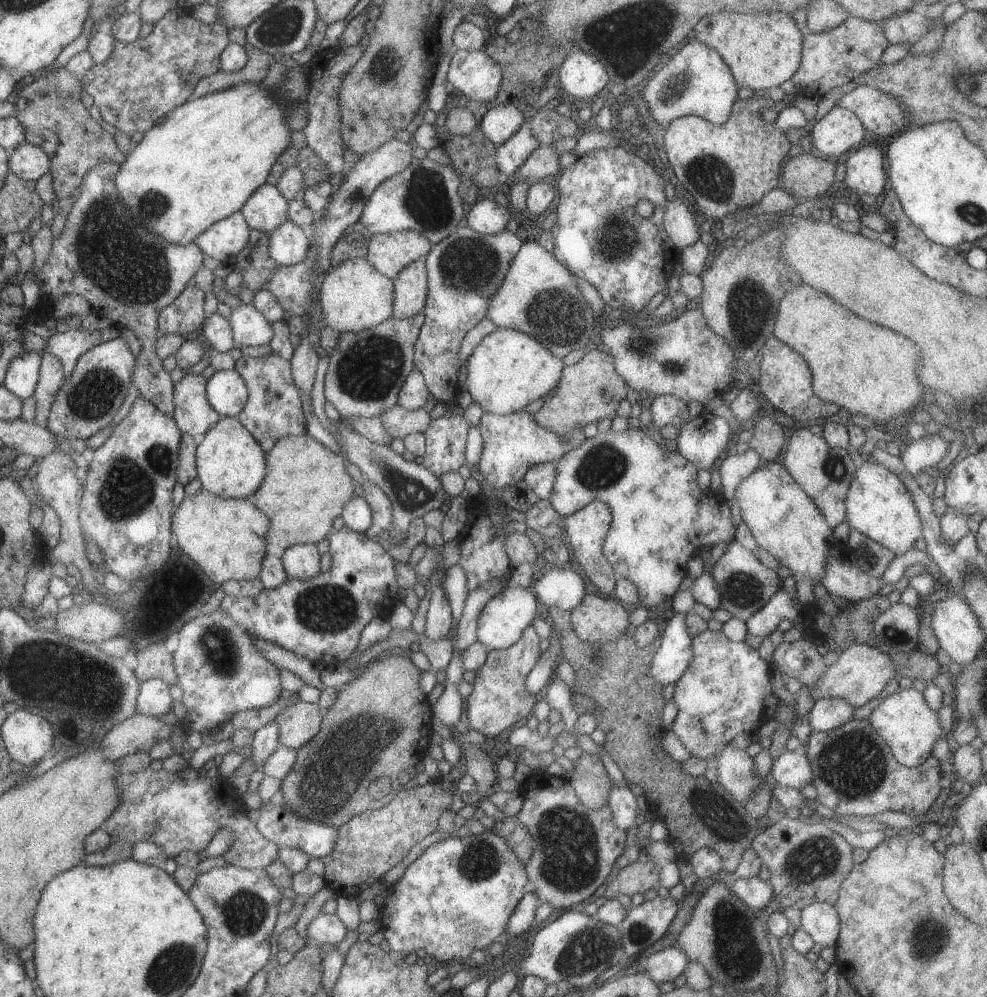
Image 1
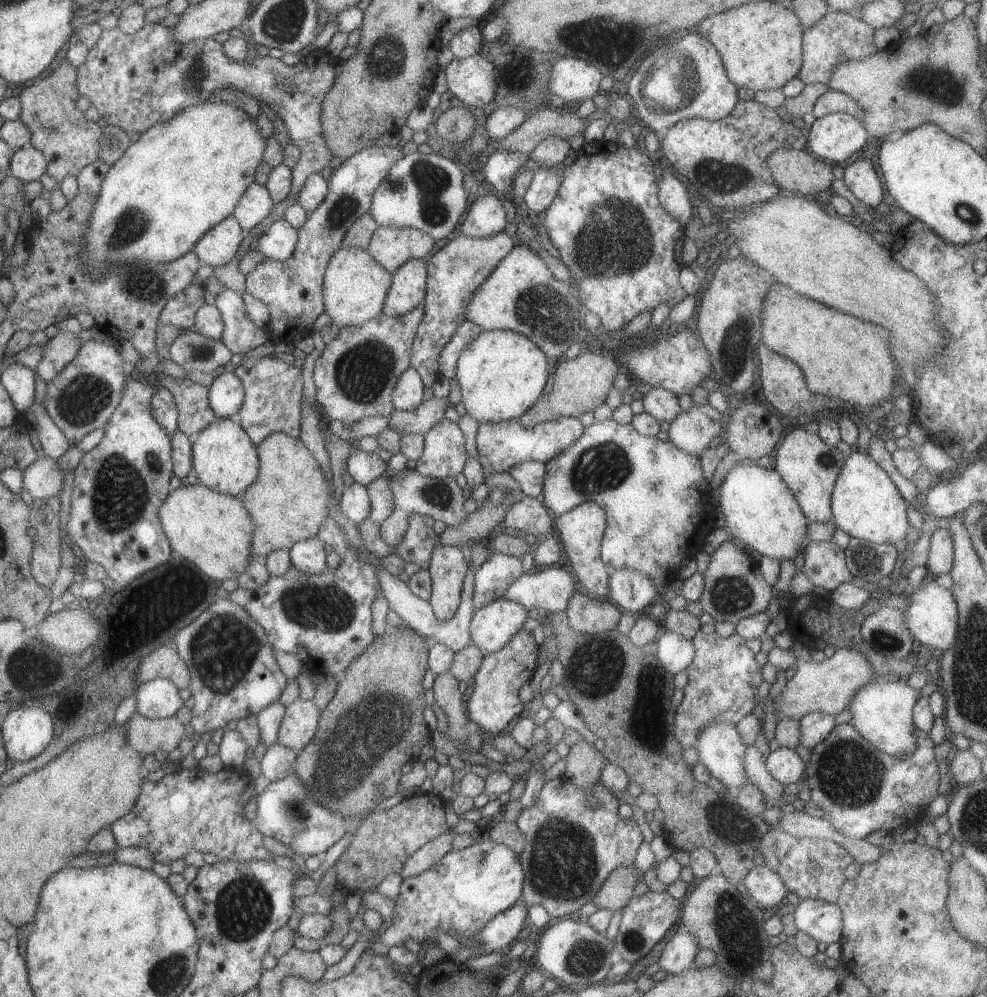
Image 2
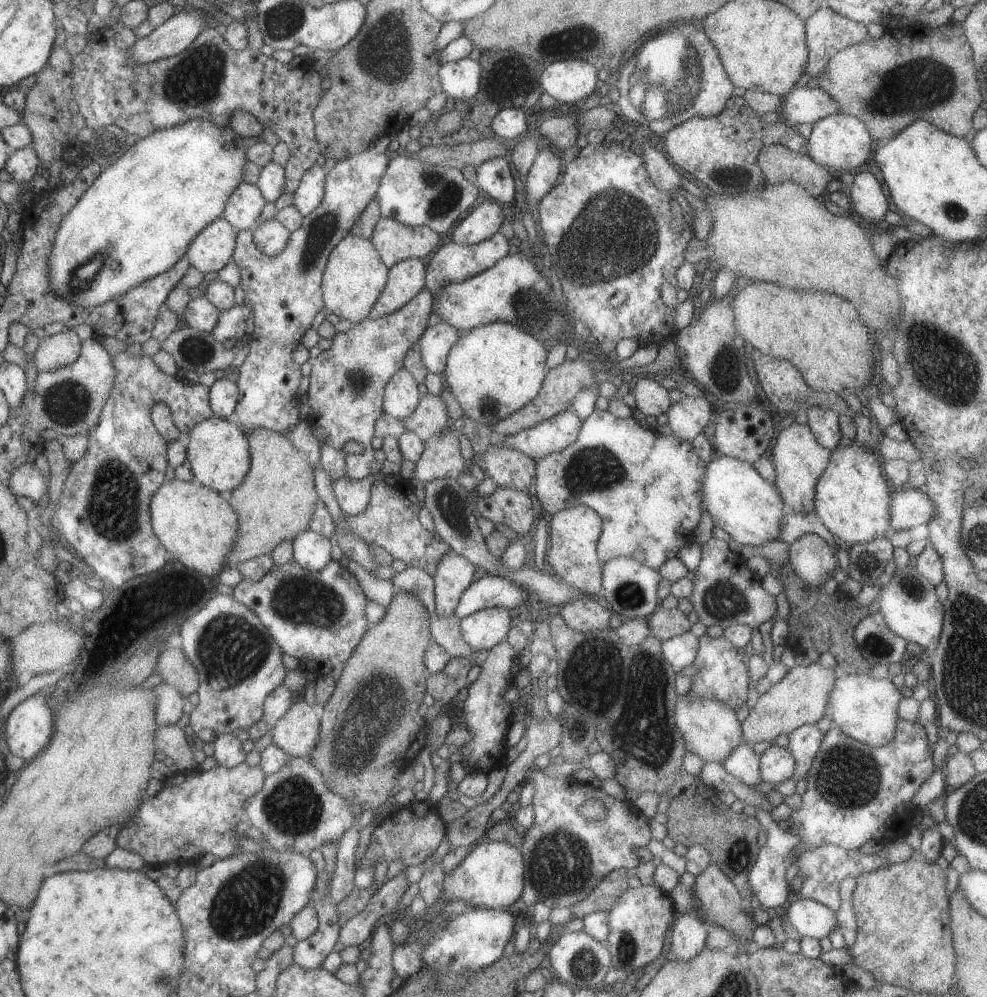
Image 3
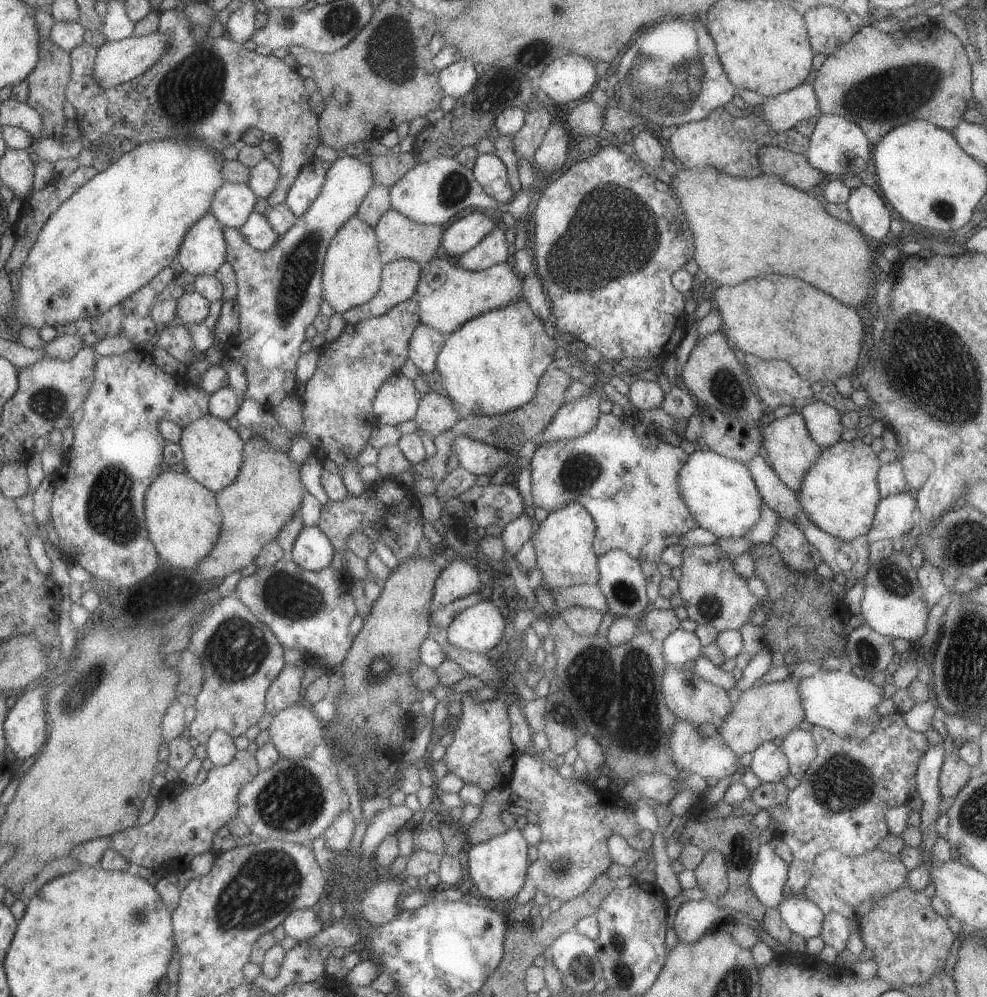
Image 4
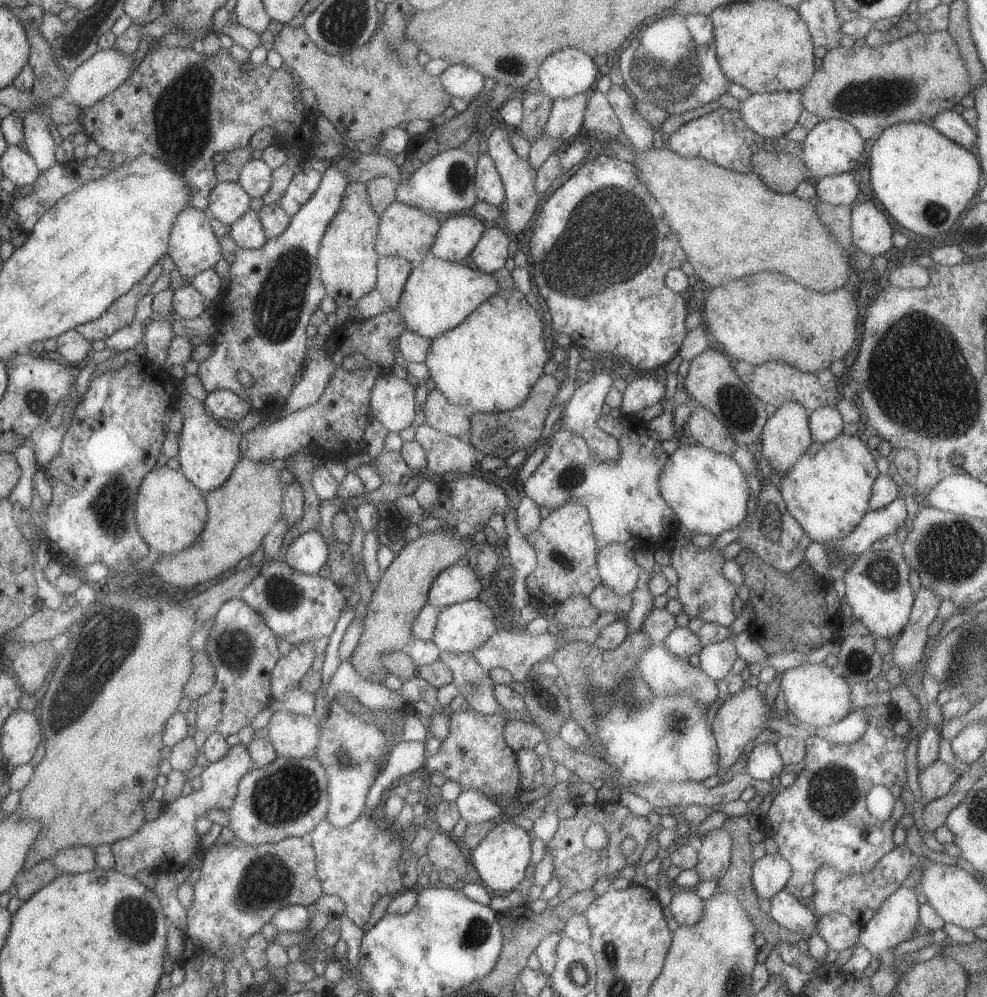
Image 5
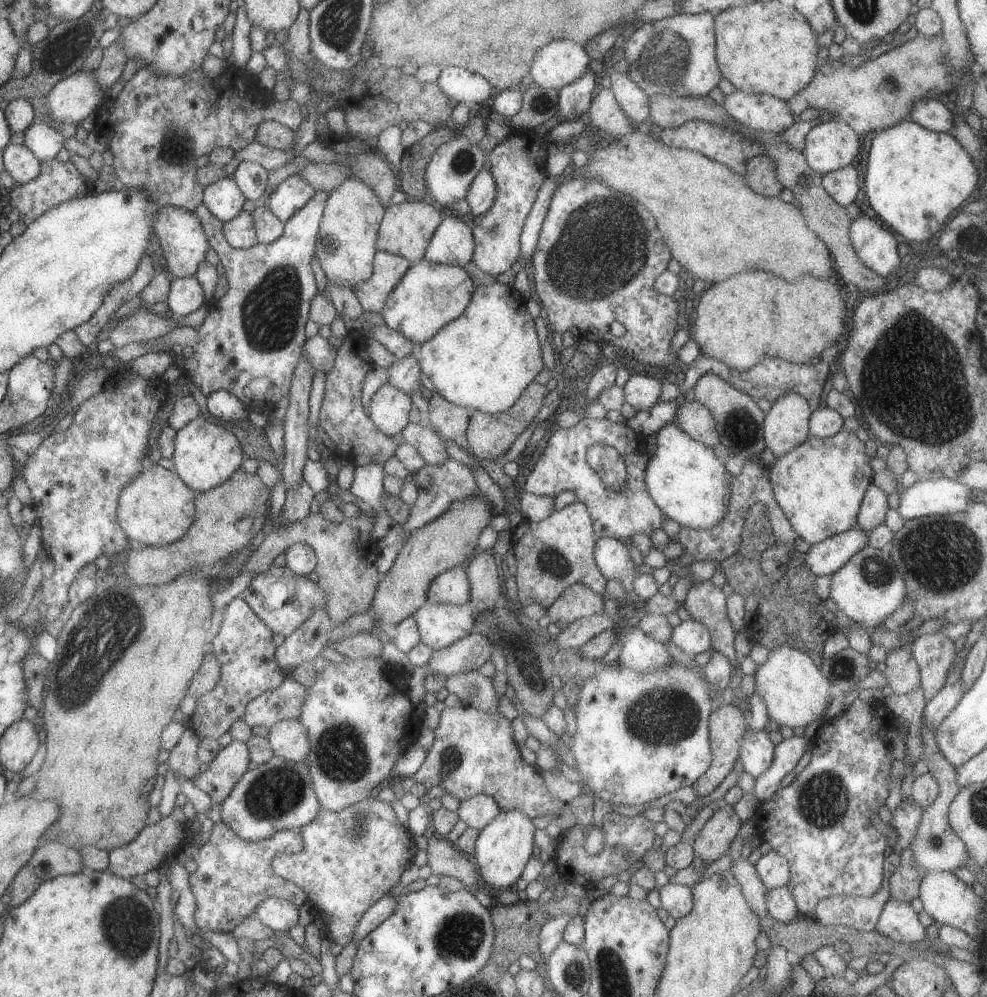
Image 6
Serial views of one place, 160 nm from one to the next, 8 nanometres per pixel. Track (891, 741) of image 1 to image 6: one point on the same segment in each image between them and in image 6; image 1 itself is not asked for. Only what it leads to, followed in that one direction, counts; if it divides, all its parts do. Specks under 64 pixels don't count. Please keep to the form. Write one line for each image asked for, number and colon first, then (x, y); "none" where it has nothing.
2: (881, 712)
3: (864, 708)
4: (841, 702)
5: (813, 693)
6: (795, 692)

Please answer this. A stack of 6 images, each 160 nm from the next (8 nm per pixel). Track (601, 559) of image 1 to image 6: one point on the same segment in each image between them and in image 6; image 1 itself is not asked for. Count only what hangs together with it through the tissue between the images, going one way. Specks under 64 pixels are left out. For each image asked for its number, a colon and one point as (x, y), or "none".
2: (580, 529)
3: (574, 531)
4: (562, 542)
5: (564, 545)
6: (551, 554)

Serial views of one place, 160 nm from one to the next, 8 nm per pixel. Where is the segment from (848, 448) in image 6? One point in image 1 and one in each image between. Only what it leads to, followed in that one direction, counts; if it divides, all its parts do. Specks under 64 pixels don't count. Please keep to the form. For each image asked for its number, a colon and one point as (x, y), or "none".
1: (878, 505)
2: (865, 504)
3: (852, 497)
4: (839, 493)
5: (827, 490)

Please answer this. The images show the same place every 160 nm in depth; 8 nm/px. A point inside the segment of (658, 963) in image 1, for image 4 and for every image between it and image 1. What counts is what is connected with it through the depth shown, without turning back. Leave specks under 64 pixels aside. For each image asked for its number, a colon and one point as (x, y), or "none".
2: (678, 954)
3: (688, 934)
4: (693, 918)

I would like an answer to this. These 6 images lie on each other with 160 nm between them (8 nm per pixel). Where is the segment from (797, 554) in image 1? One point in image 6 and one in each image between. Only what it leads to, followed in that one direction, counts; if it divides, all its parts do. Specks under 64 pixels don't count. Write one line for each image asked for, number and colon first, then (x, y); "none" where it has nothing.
2: (759, 510)
3: (749, 509)
4: (720, 494)
5: (707, 491)
6: (685, 480)

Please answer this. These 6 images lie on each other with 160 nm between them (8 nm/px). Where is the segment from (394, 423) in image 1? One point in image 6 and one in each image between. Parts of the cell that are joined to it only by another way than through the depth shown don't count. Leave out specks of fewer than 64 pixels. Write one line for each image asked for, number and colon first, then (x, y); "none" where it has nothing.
2: (418, 421)
3: (430, 416)
4: (435, 414)
5: (450, 419)
6: (450, 421)

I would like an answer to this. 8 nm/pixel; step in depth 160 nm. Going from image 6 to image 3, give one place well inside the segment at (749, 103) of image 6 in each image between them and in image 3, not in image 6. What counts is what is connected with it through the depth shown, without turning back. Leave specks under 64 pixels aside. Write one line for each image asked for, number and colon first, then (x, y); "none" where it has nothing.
3: (802, 104)
4: (781, 112)
5: (770, 115)

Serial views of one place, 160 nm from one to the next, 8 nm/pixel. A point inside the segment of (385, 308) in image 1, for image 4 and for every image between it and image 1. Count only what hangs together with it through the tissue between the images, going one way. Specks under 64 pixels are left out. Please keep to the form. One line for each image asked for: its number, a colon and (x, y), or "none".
2: (354, 286)
3: (354, 276)
4: (351, 270)

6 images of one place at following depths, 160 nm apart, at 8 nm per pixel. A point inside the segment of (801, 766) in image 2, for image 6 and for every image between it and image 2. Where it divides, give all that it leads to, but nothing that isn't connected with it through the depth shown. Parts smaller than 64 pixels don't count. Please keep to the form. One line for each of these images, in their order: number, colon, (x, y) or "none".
3: (776, 764)
4: (769, 764)
5: (764, 763)
6: (756, 751)

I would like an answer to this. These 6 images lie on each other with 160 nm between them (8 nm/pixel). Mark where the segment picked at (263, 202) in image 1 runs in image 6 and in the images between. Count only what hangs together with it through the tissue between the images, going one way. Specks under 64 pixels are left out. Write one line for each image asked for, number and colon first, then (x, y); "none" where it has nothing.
2: (255, 203)
3: (242, 210)
4: (232, 203)
5: (227, 201)
6: (222, 198)

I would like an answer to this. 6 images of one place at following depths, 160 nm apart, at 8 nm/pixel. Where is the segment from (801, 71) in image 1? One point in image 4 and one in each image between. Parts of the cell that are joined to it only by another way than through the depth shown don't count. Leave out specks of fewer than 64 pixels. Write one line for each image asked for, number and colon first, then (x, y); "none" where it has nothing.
2: (837, 37)
3: (826, 31)
4: (827, 28)

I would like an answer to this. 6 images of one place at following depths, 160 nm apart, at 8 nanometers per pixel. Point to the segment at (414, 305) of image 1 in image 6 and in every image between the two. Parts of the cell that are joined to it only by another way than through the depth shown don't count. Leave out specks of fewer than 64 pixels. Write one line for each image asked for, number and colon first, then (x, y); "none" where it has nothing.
2: (407, 289)
3: (405, 279)
4: (399, 278)
5: (391, 272)
6: (387, 269)

